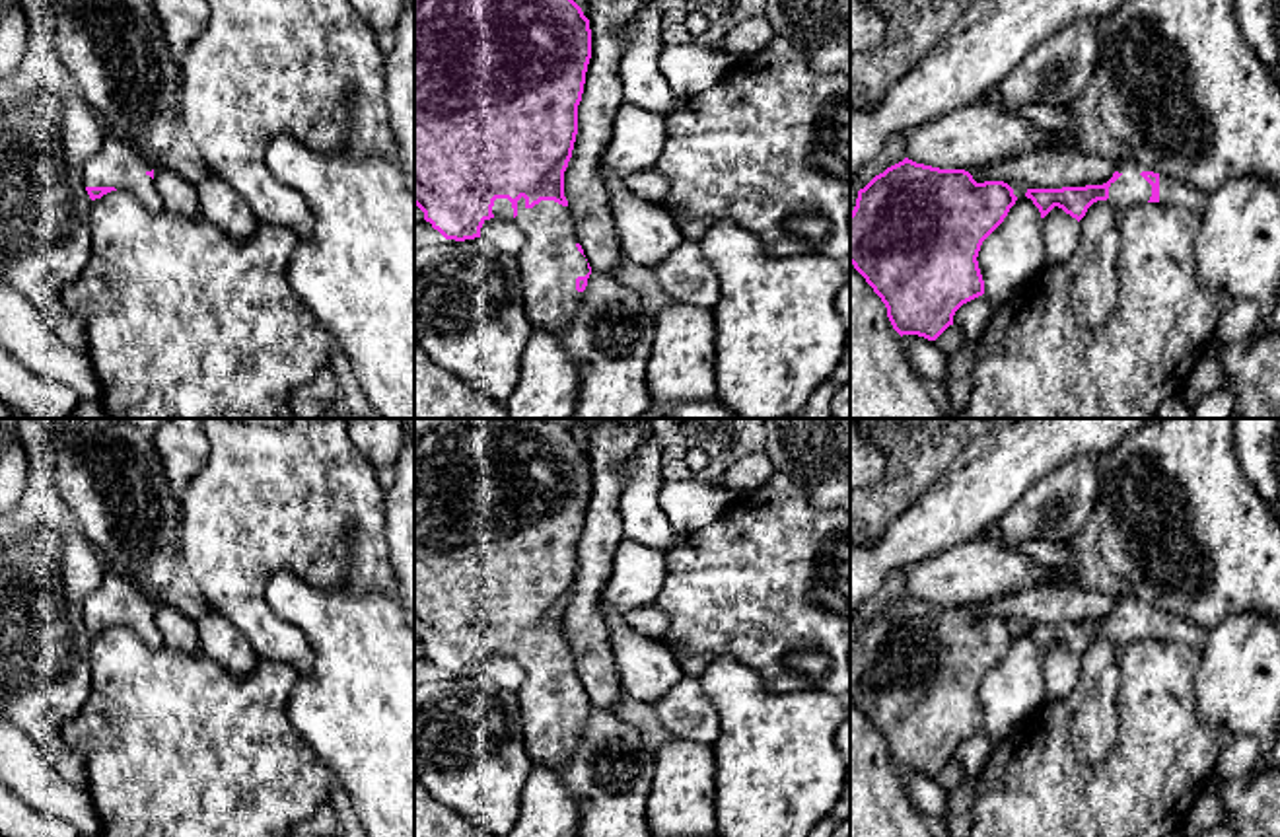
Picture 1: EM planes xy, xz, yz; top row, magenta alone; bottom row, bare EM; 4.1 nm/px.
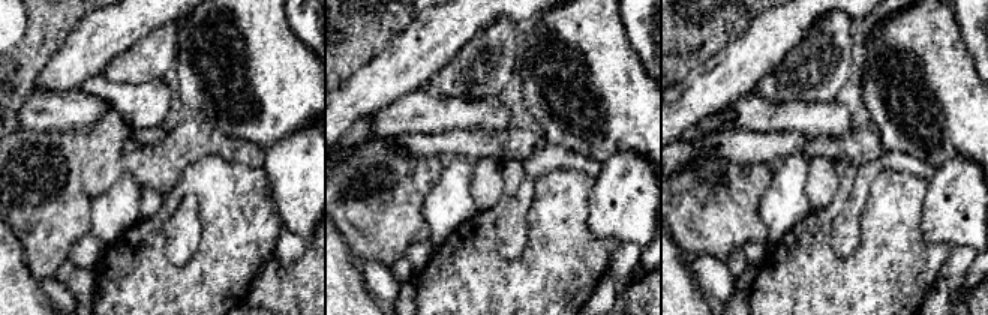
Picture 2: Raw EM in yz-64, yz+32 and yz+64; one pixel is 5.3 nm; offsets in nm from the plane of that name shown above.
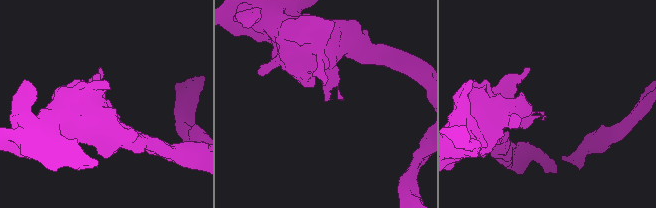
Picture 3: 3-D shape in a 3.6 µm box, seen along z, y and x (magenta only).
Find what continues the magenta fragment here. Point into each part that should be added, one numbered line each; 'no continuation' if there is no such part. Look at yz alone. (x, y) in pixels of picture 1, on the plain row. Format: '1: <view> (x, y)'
1: yz (1131, 625)

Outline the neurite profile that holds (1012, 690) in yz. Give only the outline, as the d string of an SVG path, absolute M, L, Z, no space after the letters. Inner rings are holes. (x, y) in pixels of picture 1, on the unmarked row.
M1025 631L1015 637L1004 658L982 677L978 705L984 734L992 744L1006 740L1025 718L1049 701L1043 685L1043 654Z

